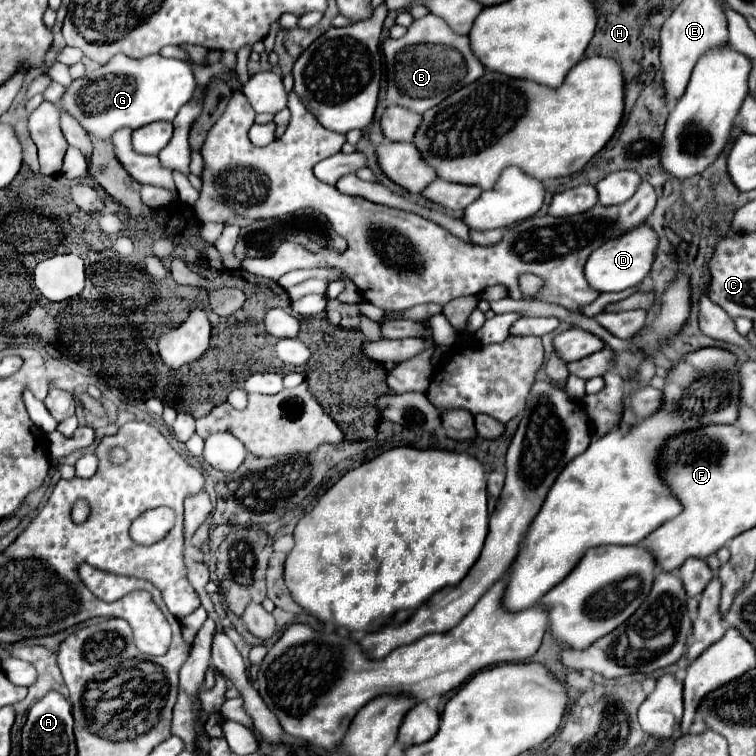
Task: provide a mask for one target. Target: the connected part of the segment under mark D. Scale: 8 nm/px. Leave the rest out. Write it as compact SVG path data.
M640 225L638 229L600 245L588 257L586 267L584 267L584 277L592 285L592 289L596 289L598 293L630 289L638 283L642 283L642 279L648 275L648 271L652 267L652 261L654 261L656 245L658 245L656 233L648 225Z

